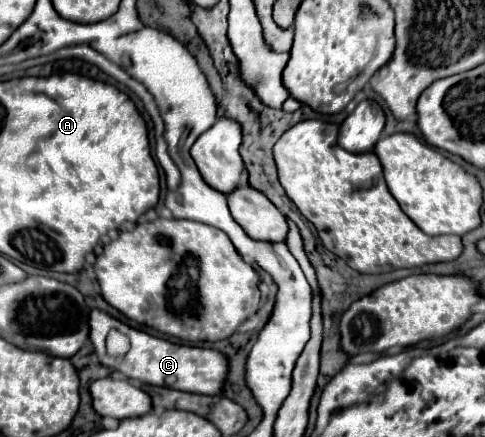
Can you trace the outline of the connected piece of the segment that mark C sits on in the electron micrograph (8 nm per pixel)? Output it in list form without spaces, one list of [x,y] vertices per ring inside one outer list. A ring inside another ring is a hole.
[[[93,310],[89,316],[89,338],[93,342],[95,354],[99,362],[111,370],[119,370],[127,378],[139,380],[151,386],[165,386],[181,392],[195,392],[195,394],[219,394],[219,386],[223,386],[223,374],[227,374],[227,358],[211,348],[199,346],[185,346],[173,344],[169,340],[155,338],[147,332],[129,328],[127,324],[111,318],[101,310]],[[111,328],[127,328],[127,336],[131,340],[131,350],[125,358],[107,358],[105,354],[105,338]]]

